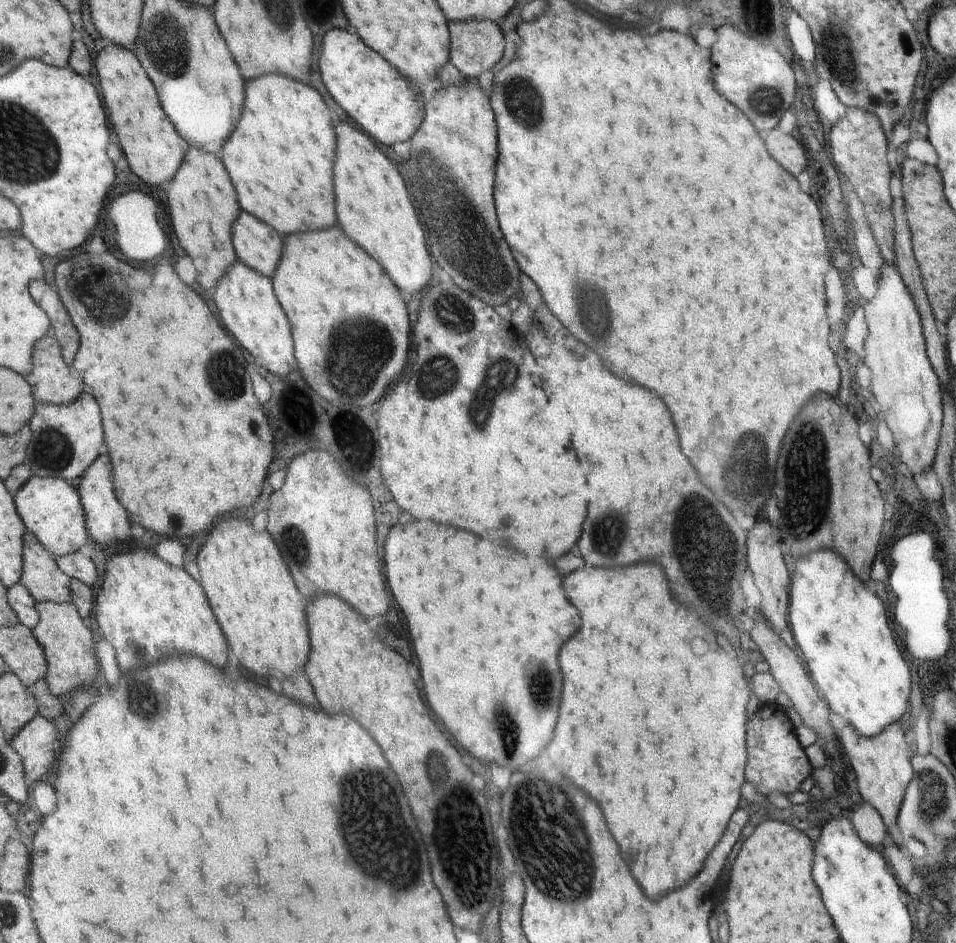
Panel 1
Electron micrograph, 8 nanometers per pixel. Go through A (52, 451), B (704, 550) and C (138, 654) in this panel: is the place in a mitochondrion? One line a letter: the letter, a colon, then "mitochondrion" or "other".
A: mitochondrion
B: mitochondrion
C: mitochondrion

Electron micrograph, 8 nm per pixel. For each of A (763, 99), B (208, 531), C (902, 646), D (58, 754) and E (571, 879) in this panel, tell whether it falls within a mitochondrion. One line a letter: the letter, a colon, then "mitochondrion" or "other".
A: mitochondrion
B: other
C: other
D: other
E: mitochondrion

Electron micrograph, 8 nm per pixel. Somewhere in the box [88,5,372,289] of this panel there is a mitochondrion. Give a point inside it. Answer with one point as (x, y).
(166, 47)

